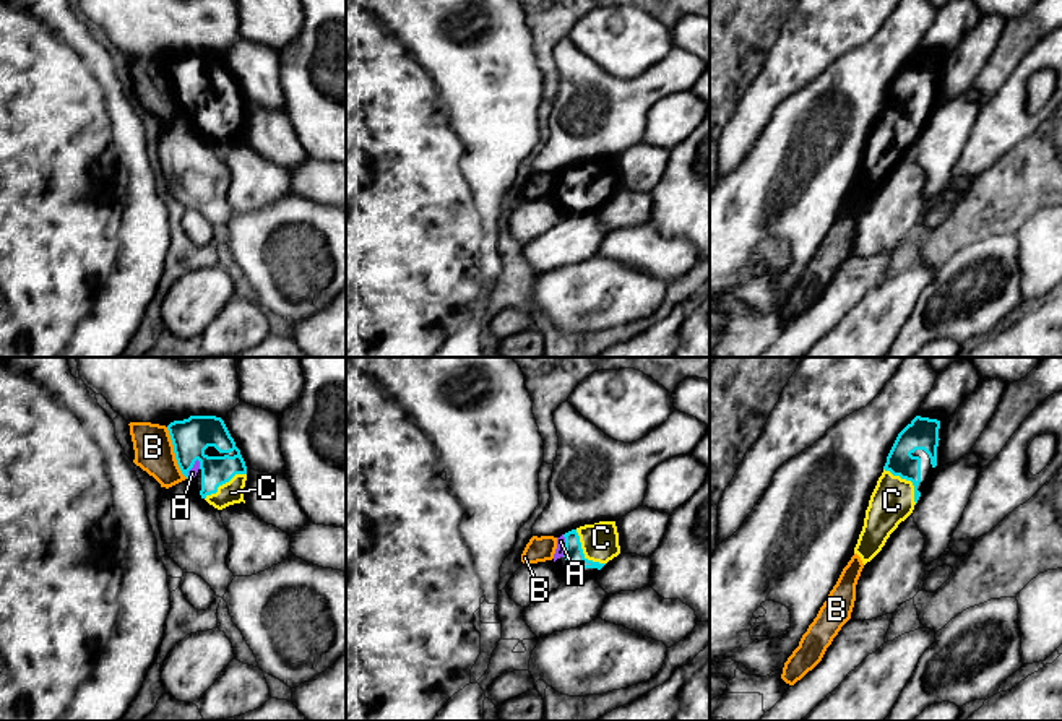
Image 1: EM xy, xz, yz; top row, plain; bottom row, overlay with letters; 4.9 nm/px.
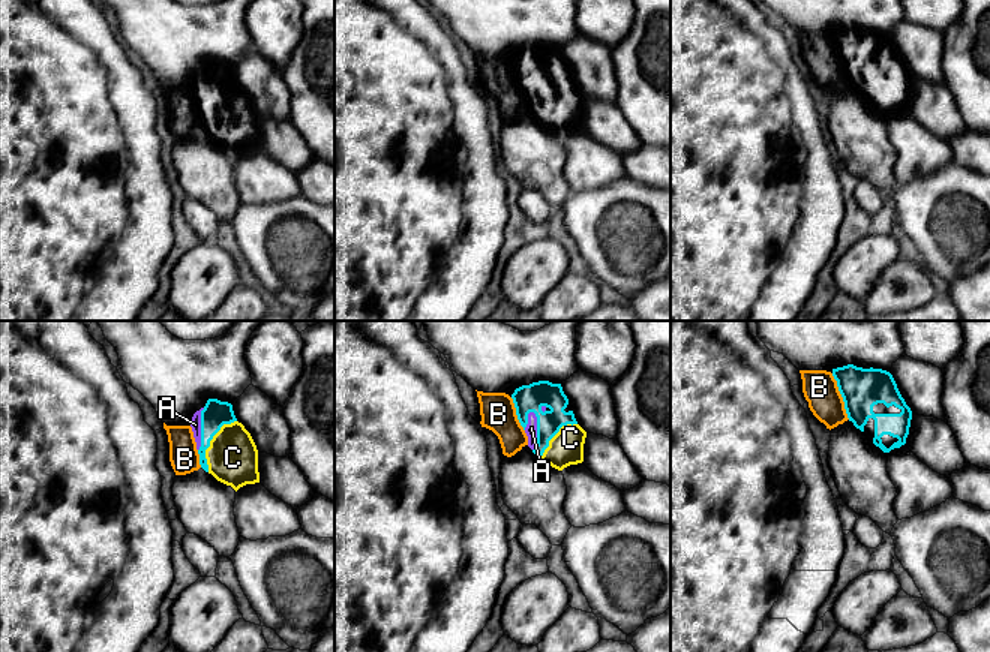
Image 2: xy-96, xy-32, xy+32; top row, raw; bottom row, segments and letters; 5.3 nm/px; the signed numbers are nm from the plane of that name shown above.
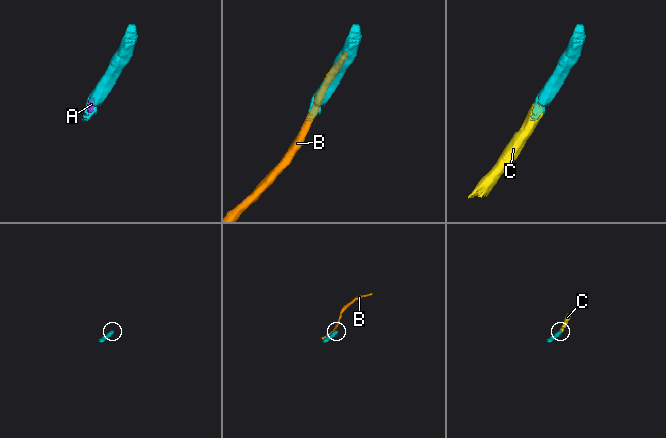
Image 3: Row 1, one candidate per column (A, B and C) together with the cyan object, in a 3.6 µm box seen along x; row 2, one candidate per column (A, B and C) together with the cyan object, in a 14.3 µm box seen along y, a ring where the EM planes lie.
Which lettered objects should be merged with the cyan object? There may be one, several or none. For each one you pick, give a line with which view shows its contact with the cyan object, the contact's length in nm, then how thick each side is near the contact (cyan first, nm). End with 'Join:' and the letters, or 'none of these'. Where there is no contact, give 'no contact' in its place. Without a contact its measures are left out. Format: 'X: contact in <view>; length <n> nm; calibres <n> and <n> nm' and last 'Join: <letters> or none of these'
A: contact in xz; length 110 nm; calibres 100 and 50 nm
C: contact in xz; length 220 nm; calibres 100 and 190 nm
Join: A, C

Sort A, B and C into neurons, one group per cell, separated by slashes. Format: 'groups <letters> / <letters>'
groups A C / B

